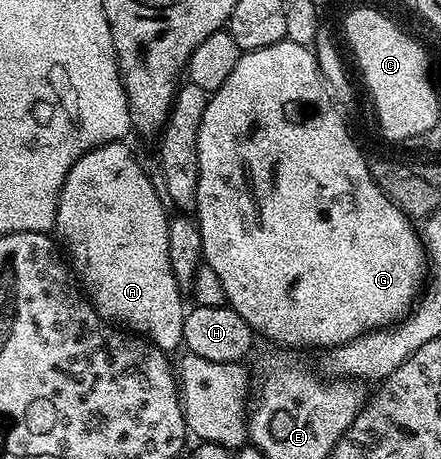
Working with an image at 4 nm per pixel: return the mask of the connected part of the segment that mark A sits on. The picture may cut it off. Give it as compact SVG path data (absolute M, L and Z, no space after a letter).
M125 141L104 143L101 147L85 151L83 157L71 165L57 198L55 231L59 239L61 234L60 242L63 247L65 242L68 262L84 294L97 310L98 317L110 325L148 339L161 351L173 353L183 343L187 306L181 300L183 289L175 281L175 273L171 273L171 253L167 249L171 215L161 204L163 195L158 184L149 180L148 173L141 168L140 161L133 156L127 144Z

